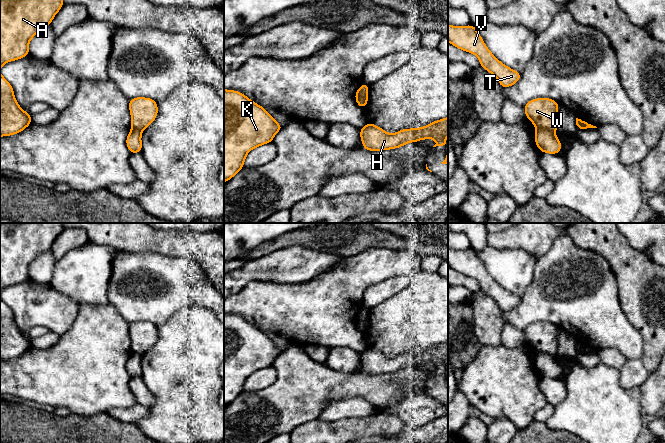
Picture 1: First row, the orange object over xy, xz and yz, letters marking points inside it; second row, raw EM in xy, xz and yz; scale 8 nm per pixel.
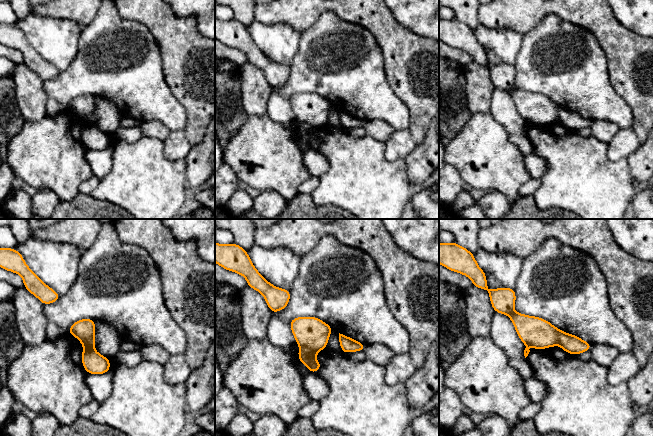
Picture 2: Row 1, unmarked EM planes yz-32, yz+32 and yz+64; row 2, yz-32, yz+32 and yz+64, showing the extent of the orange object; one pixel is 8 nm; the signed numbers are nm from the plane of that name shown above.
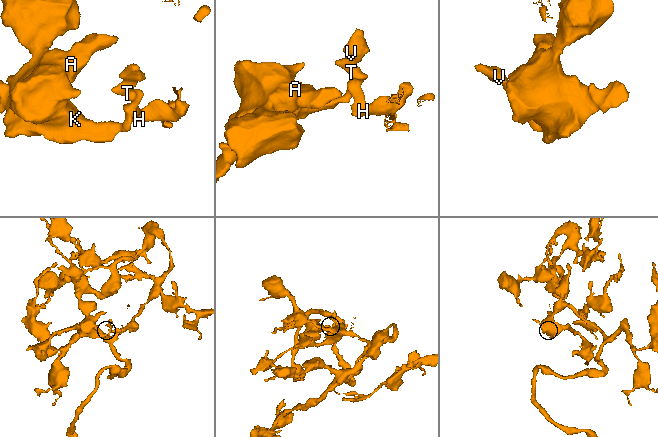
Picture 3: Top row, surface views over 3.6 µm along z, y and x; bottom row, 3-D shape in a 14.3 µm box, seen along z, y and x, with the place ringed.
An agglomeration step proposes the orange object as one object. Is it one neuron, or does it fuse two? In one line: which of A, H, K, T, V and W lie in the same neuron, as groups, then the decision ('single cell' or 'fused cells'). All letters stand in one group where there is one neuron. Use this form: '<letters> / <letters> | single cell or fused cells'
A K / H T V W | fused cells

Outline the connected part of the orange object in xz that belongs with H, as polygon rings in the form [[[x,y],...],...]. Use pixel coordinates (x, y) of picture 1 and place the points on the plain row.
[[[448,341],[434,345],[422,352],[402,353],[397,357],[387,357],[377,349],[366,347],[361,352],[360,362],[363,373],[381,375],[399,372],[409,366],[423,363],[435,363],[436,370],[448,370],[445,361],[448,359]]]

